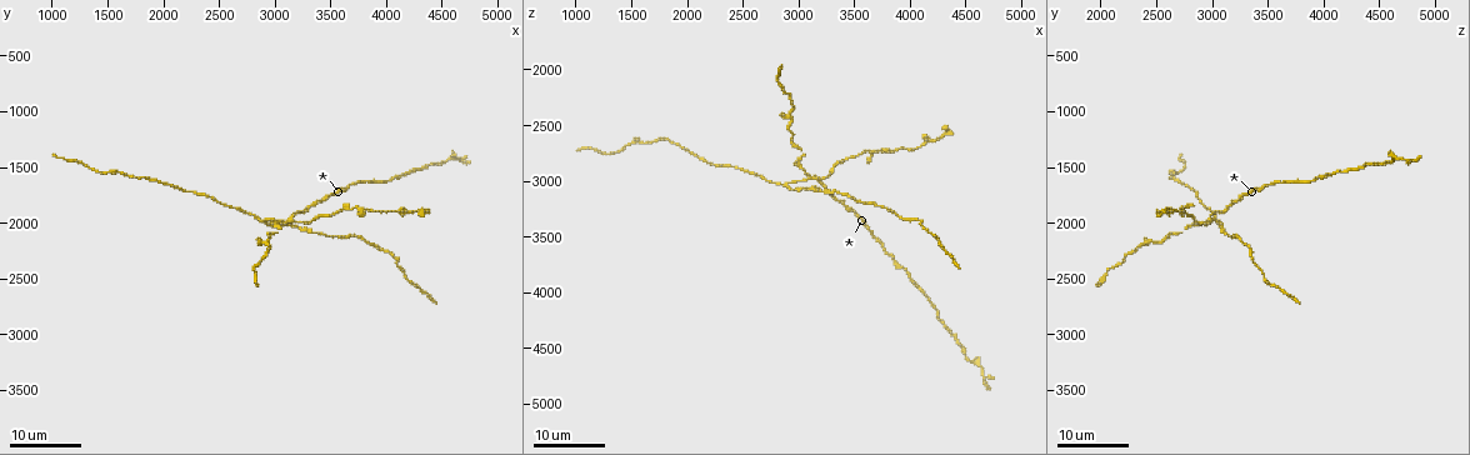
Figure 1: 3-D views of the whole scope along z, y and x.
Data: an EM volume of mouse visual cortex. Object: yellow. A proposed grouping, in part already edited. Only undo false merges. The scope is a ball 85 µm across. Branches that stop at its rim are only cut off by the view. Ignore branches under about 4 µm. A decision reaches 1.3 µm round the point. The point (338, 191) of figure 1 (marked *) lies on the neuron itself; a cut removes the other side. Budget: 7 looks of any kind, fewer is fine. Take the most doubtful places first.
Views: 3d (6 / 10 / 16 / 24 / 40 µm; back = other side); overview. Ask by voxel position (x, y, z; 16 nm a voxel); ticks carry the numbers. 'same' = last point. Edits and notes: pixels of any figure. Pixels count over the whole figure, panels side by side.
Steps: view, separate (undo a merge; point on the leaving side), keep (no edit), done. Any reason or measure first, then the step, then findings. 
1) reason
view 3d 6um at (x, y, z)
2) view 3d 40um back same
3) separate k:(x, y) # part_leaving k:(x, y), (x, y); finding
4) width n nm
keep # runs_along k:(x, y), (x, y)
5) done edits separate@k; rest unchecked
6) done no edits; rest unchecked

four or more arms meet
view 3d 24um at (3160, 1980, 2960)

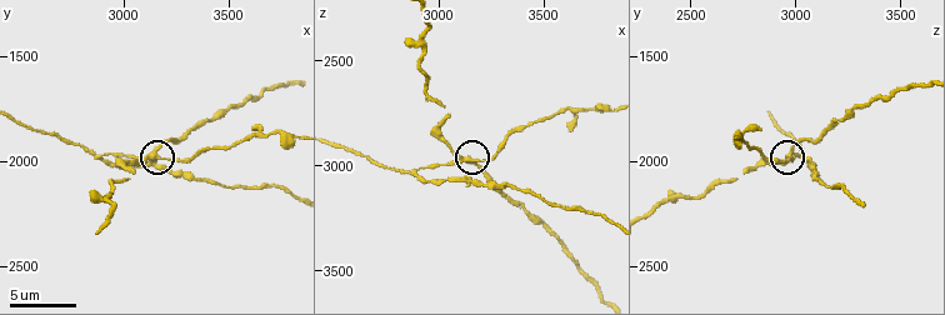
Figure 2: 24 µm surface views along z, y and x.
view 3d 10um at (3150, 1990, 2960)

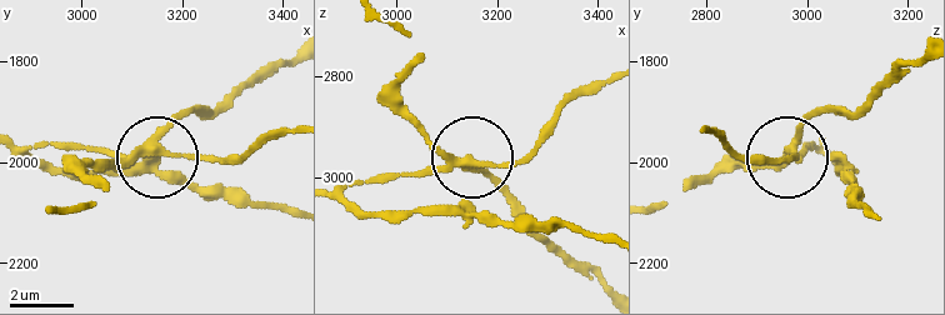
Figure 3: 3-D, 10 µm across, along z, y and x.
width 220 nm
separate 3:(140, 171) # part_leaving 3:(463, 163), (336, 186); two neurons meet here

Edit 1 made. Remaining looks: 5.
side arm on a straight run
view 3d 16um at (4640, 1420, 4720)

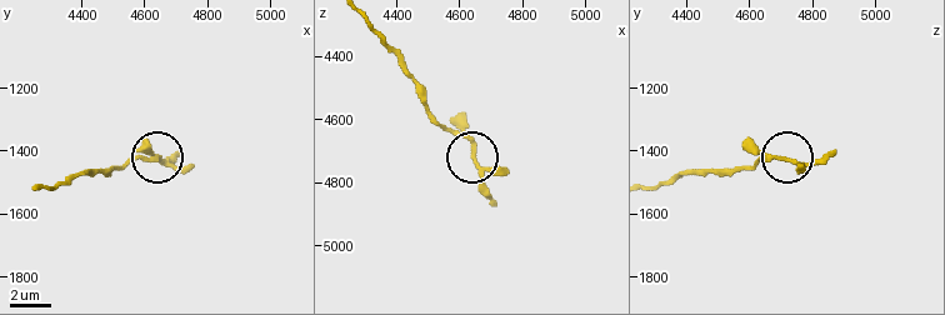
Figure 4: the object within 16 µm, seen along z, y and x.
view 3d 10um at (4650, 1440, 4730)

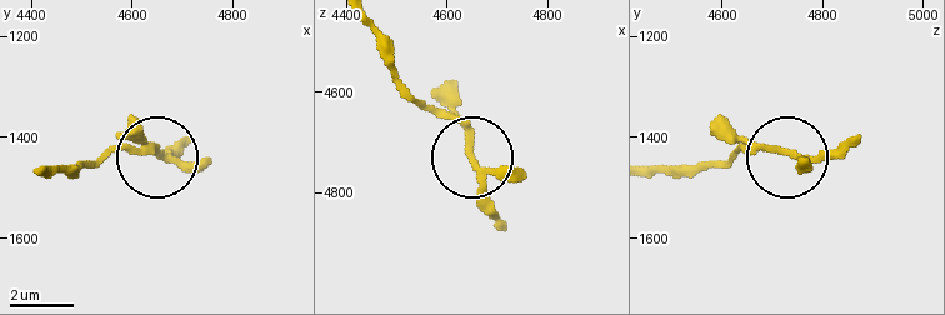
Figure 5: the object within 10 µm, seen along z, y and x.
width 170 nm
keep # runs_along 5:(370, 26), (386, 66), (464, 131), (475, 195), (491, 225); continuous, no second neuron

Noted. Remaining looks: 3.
thick turns thin
view 3d 16um at (4340, 1480, 4340)

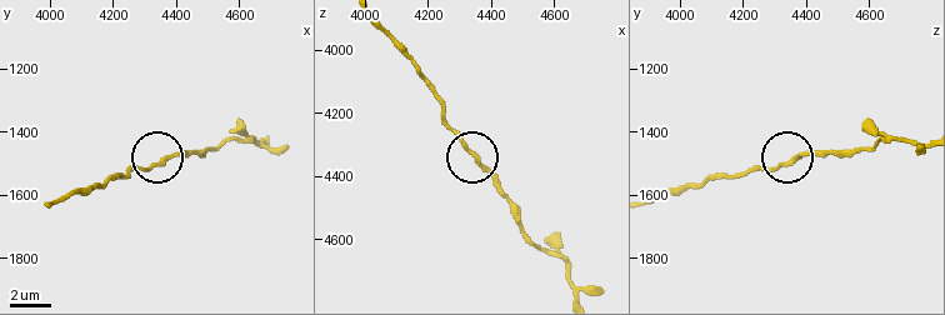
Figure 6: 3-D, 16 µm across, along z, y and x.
view 3d 6um at (4360, 1490, 4360)

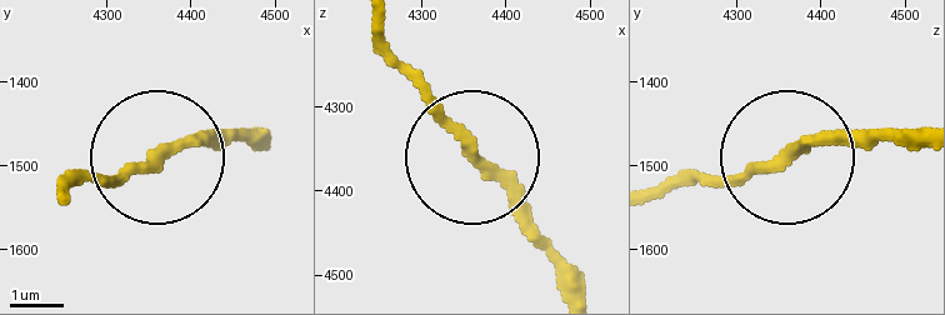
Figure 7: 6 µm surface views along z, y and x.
width 190 nm
keep # runs_along 7:(371, 21), (439, 129), (581, 271); continuous, no second neuron

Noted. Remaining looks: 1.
done edits separate@3; rest unchecked

